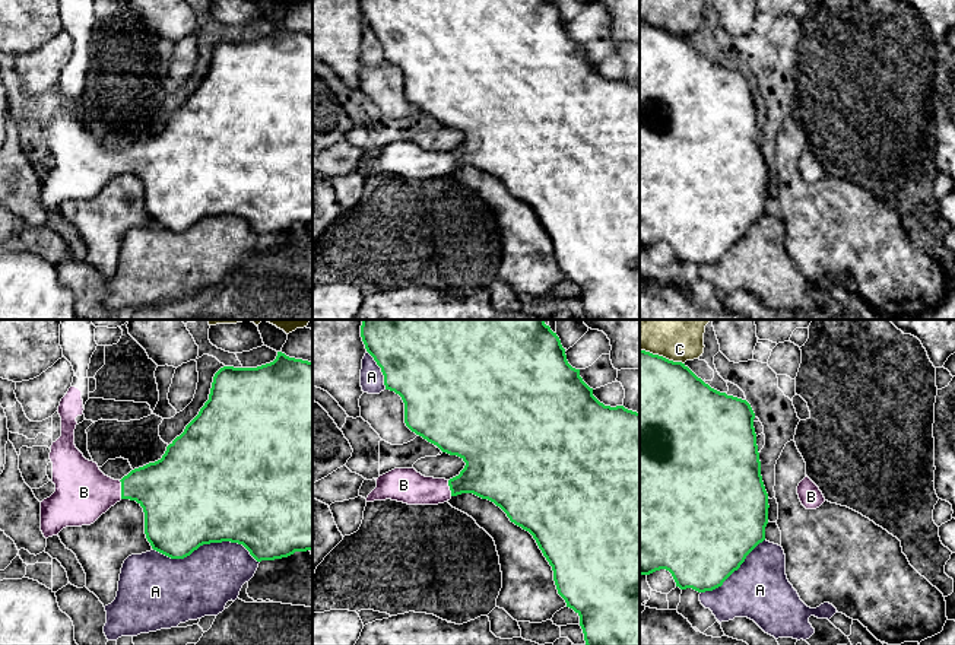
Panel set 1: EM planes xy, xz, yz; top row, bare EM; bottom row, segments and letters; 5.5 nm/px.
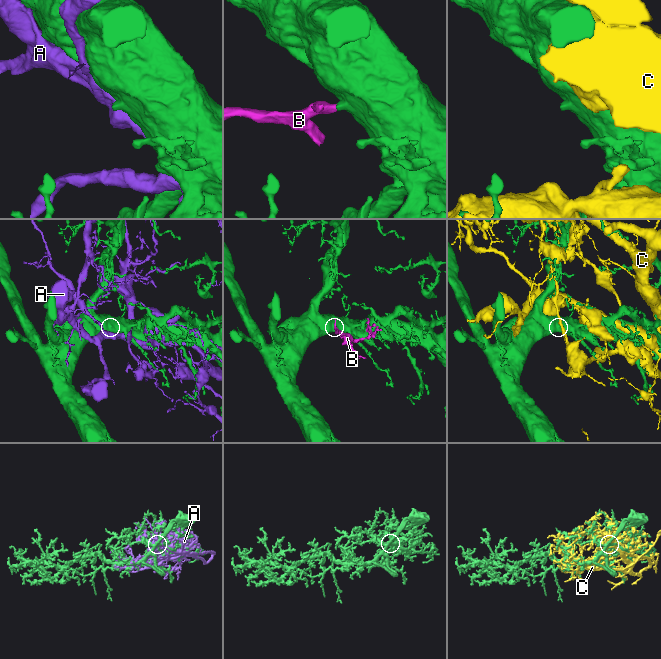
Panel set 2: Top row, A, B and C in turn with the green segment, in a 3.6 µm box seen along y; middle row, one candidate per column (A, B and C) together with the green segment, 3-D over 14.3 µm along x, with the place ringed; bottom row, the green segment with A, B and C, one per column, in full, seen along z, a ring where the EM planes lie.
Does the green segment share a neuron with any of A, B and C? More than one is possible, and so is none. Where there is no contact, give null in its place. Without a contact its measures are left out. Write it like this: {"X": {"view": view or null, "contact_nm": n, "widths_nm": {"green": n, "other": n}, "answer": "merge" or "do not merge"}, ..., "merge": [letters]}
{"A": {"view": "xy", "contact_nm": 600, "widths_nm": {"green": 500, "other": 340}, "answer": "do not merge"}, "B": {"view": "xy", "contact_nm": 110, "widths_nm": {"green": 340, "other": 300}, "answer": "merge"}, "C": {"view": "yz", "contact_nm": 260, "widths_nm": {"green": 500, "other": 400}, "answer": "do not merge"}, "merge": ["B"]}

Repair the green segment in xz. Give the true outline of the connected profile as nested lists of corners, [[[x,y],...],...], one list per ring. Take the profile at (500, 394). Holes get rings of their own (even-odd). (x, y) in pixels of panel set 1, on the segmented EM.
[[[362,320],[361,337],[367,352],[381,368],[386,390],[394,391],[402,397],[404,403],[406,426],[428,442],[437,445],[442,452],[457,455],[466,463],[460,474],[450,480],[425,477],[415,468],[394,468],[375,479],[377,487],[368,495],[367,502],[391,499],[407,505],[438,505],[461,493],[473,493],[482,499],[494,502],[507,514],[511,522],[529,531],[536,540],[543,556],[552,566],[558,594],[565,600],[567,607],[572,609],[580,616],[580,626],[584,633],[586,645],[640,645],[640,413],[628,410],[624,406],[610,407],[600,403],[593,395],[593,388],[590,388],[580,376],[580,369],[575,369],[568,363],[559,337],[545,324],[545,320]]]

